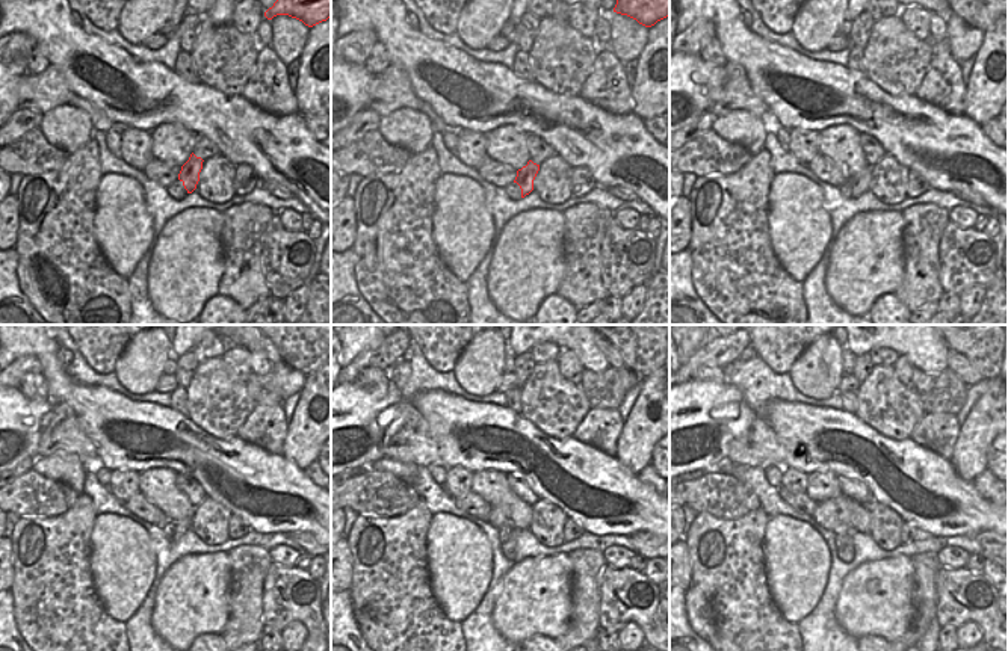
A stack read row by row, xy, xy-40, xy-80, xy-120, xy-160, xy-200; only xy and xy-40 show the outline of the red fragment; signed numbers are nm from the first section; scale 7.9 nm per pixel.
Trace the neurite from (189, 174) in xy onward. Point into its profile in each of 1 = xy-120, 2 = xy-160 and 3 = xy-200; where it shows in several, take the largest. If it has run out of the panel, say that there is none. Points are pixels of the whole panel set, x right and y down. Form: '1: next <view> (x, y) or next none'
1: next xy-120 (182, 526)
2: next xy-160 (507, 541)
3: next xy-200 (844, 541)

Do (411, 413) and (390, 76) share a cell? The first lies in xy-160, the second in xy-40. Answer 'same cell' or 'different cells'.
same cell

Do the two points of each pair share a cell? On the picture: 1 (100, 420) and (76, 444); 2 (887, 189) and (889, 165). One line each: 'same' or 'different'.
1: different
2: same

